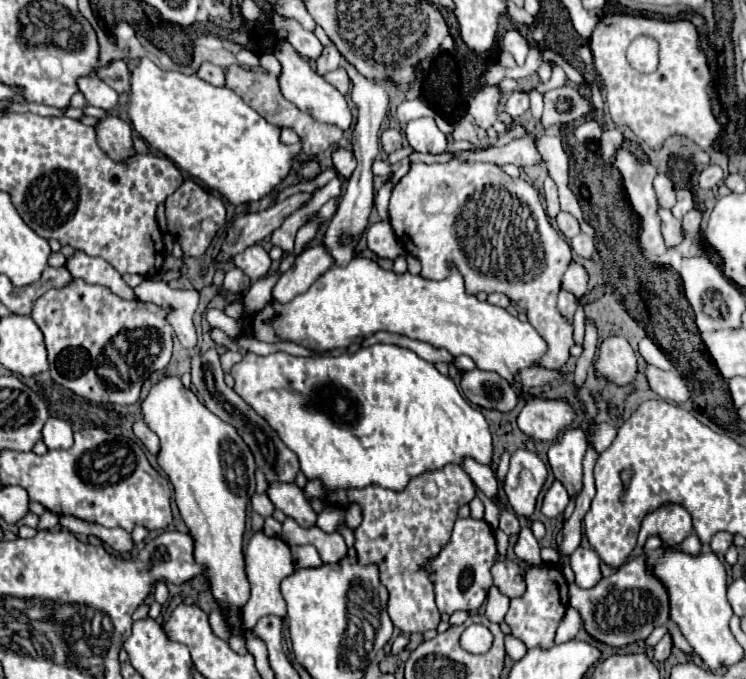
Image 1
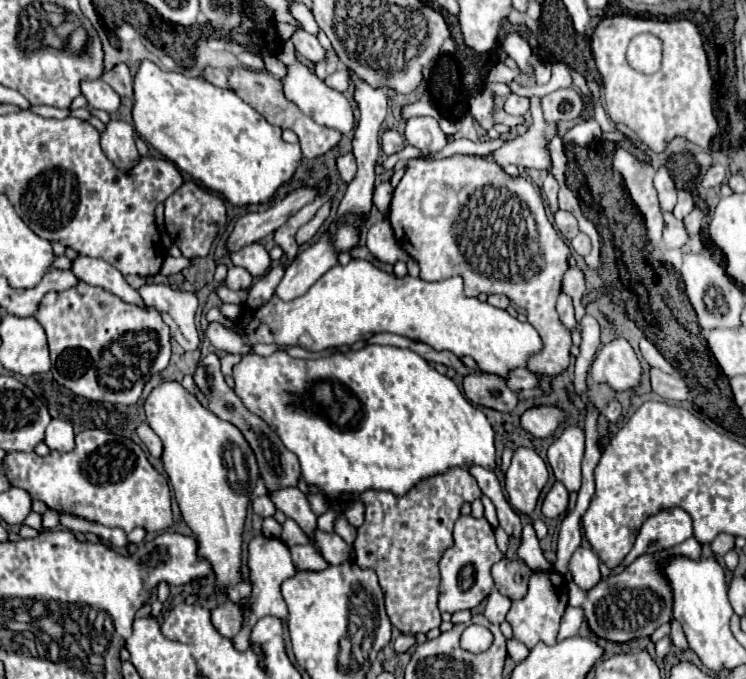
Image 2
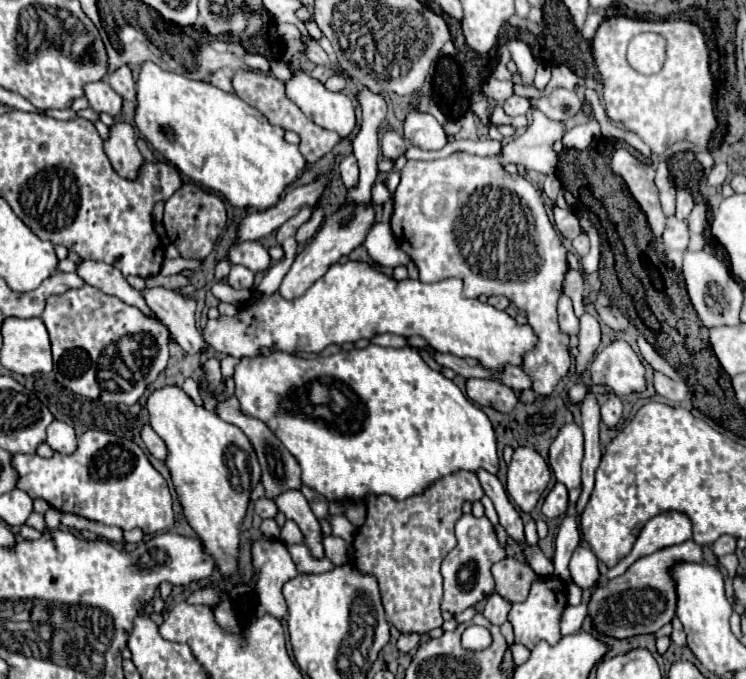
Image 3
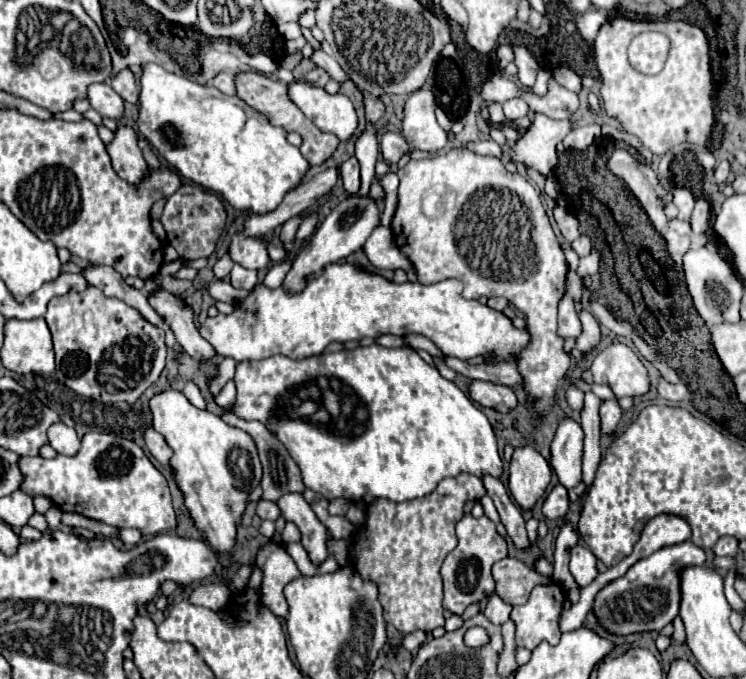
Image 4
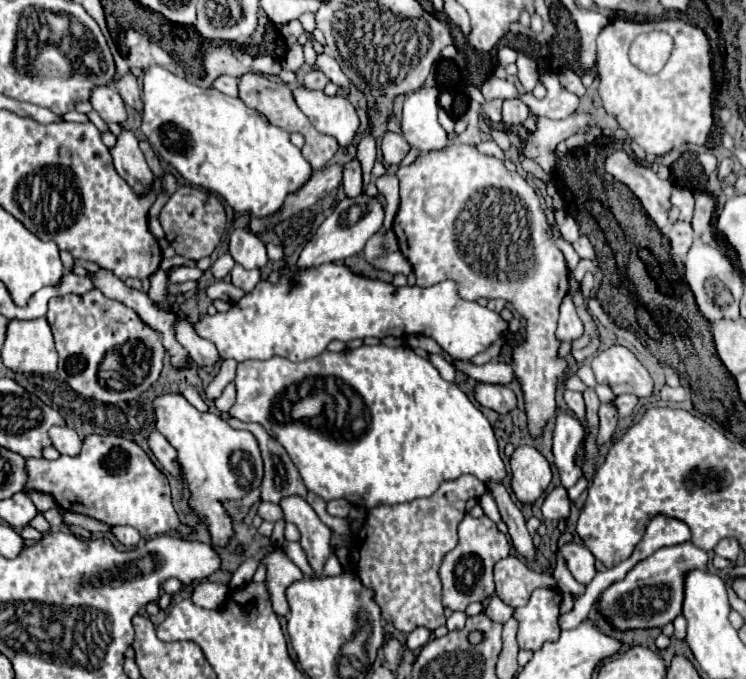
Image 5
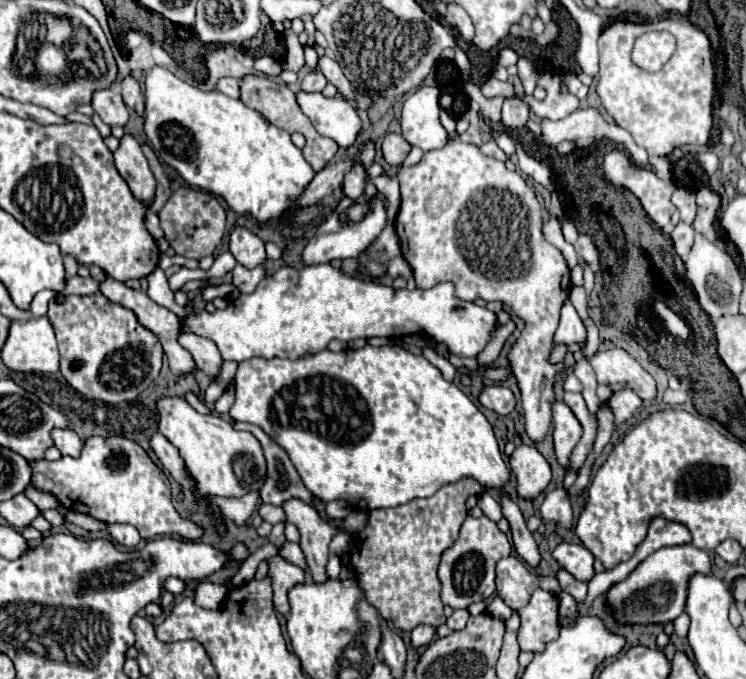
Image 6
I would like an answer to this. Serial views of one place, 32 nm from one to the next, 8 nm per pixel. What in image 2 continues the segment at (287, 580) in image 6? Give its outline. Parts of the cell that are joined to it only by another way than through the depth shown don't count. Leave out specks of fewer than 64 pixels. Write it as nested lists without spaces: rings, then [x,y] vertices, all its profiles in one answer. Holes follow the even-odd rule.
[[[256,536],[252,542],[250,542],[250,548],[248,548],[250,556],[248,556],[248,566],[250,566],[250,582],[252,582],[252,596],[248,600],[248,604],[244,606],[244,624],[242,624],[242,630],[240,634],[234,638],[234,644],[236,648],[244,648],[248,646],[246,638],[248,638],[248,632],[252,628],[252,624],[262,618],[262,616],[276,616],[276,618],[286,618],[288,616],[288,610],[286,610],[286,602],[280,594],[280,586],[284,580],[292,578],[296,574],[296,566],[290,558],[290,550],[284,542],[280,542],[278,538],[264,538],[264,536]]]

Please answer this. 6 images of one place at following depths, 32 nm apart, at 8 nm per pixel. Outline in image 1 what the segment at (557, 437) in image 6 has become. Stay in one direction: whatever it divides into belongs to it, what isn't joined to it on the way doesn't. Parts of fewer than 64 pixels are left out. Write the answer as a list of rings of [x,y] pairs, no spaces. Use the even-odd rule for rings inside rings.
[[[566,428],[550,446],[548,462],[556,480],[564,484],[570,496],[582,490],[582,458],[586,454],[586,434],[582,428]]]

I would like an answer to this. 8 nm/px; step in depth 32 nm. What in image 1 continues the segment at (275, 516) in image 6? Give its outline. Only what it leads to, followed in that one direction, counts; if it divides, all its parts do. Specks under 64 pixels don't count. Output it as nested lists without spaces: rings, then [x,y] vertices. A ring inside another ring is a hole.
[[[254,494],[252,496],[252,508],[254,508],[254,512],[258,512],[264,518],[272,516],[272,512],[274,512],[274,504],[270,502],[270,498],[266,494]]]

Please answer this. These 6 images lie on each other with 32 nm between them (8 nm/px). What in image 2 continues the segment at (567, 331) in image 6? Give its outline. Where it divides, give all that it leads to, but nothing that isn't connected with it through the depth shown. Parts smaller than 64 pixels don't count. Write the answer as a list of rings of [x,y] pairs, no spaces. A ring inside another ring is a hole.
[[[560,294],[558,298],[558,314],[562,320],[562,326],[570,332],[576,330],[576,318],[574,318],[574,306],[572,306],[572,298],[566,294]]]

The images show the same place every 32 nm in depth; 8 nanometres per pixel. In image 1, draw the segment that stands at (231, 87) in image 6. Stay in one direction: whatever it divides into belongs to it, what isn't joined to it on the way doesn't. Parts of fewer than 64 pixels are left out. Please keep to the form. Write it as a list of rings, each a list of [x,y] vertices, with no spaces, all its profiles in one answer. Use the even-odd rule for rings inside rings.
[[[202,64],[202,68],[198,70],[198,76],[202,78],[202,80],[206,80],[206,82],[210,82],[210,84],[214,84],[214,86],[226,86],[224,82],[224,76],[226,76],[226,70],[224,68],[220,68],[220,66],[214,66],[214,64]]]

